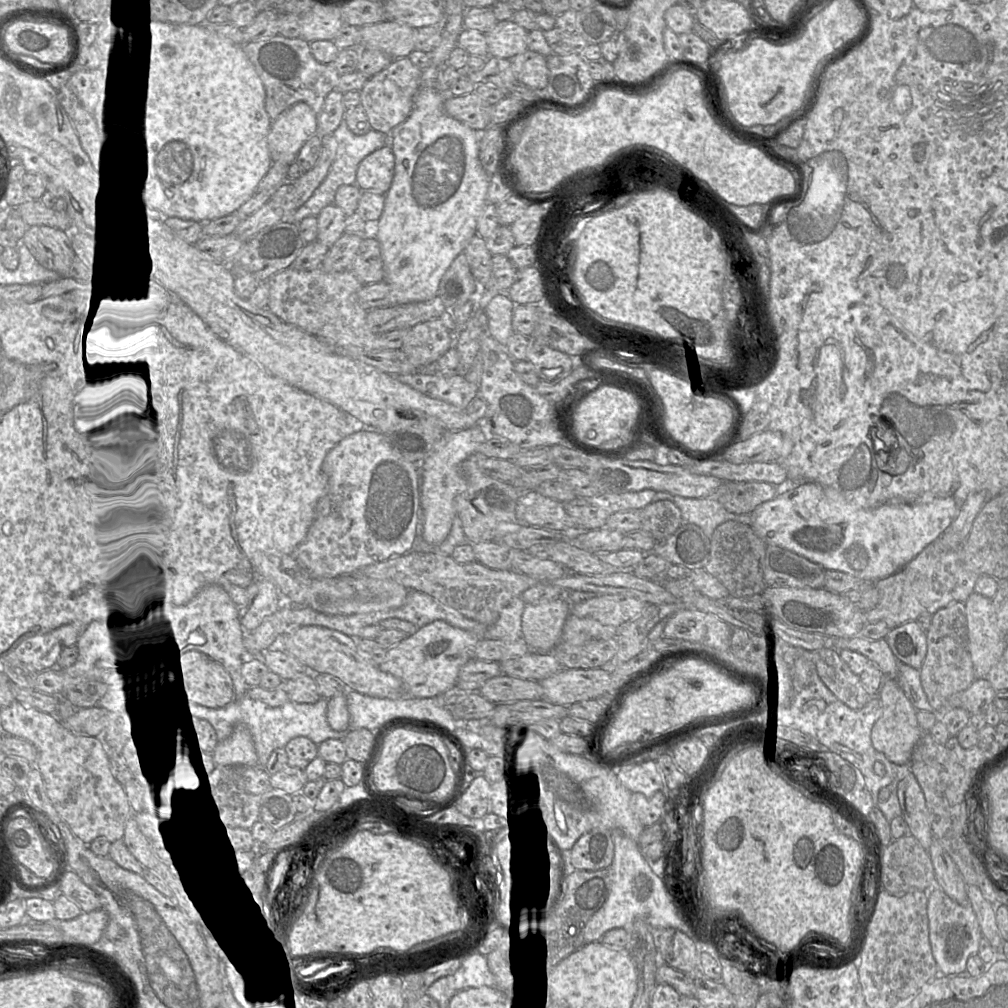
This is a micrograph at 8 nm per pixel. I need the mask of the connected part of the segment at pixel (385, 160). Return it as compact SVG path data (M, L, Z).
M386 145L366 156L356 172L356 185L362 192L385 195L394 177L395 157Z

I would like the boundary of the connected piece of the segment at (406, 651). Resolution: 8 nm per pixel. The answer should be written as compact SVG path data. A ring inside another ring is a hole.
M434 621L386 650L384 661L378 667L403 683L403 695L435 698L456 685L460 669L473 658L473 651L479 640L481 639L471 632L444 621Z

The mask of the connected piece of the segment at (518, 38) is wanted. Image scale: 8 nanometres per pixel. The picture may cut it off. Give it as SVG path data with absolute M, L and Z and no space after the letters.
M512 19L498 21L486 37L489 56L512 60L528 49L528 31Z

